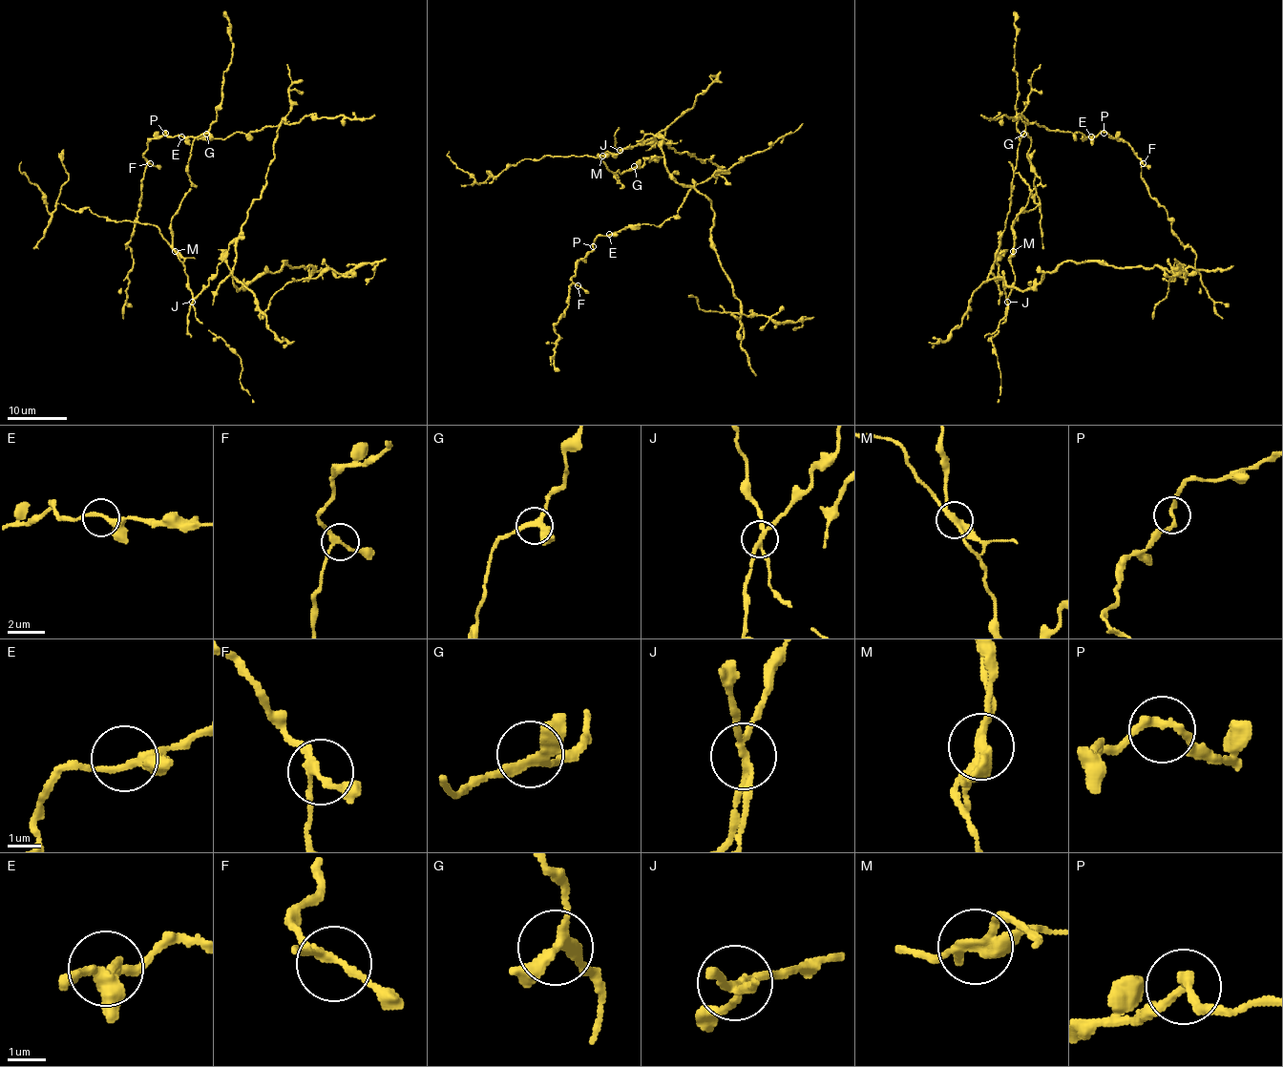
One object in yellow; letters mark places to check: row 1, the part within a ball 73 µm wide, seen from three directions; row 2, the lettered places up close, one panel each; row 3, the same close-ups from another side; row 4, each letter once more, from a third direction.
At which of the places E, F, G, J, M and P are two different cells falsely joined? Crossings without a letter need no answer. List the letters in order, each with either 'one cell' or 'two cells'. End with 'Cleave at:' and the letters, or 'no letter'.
E: one cell
F: one cell
G: one cell
J: two cells
M: two cells
P: one cell
Cleave at: J, M

